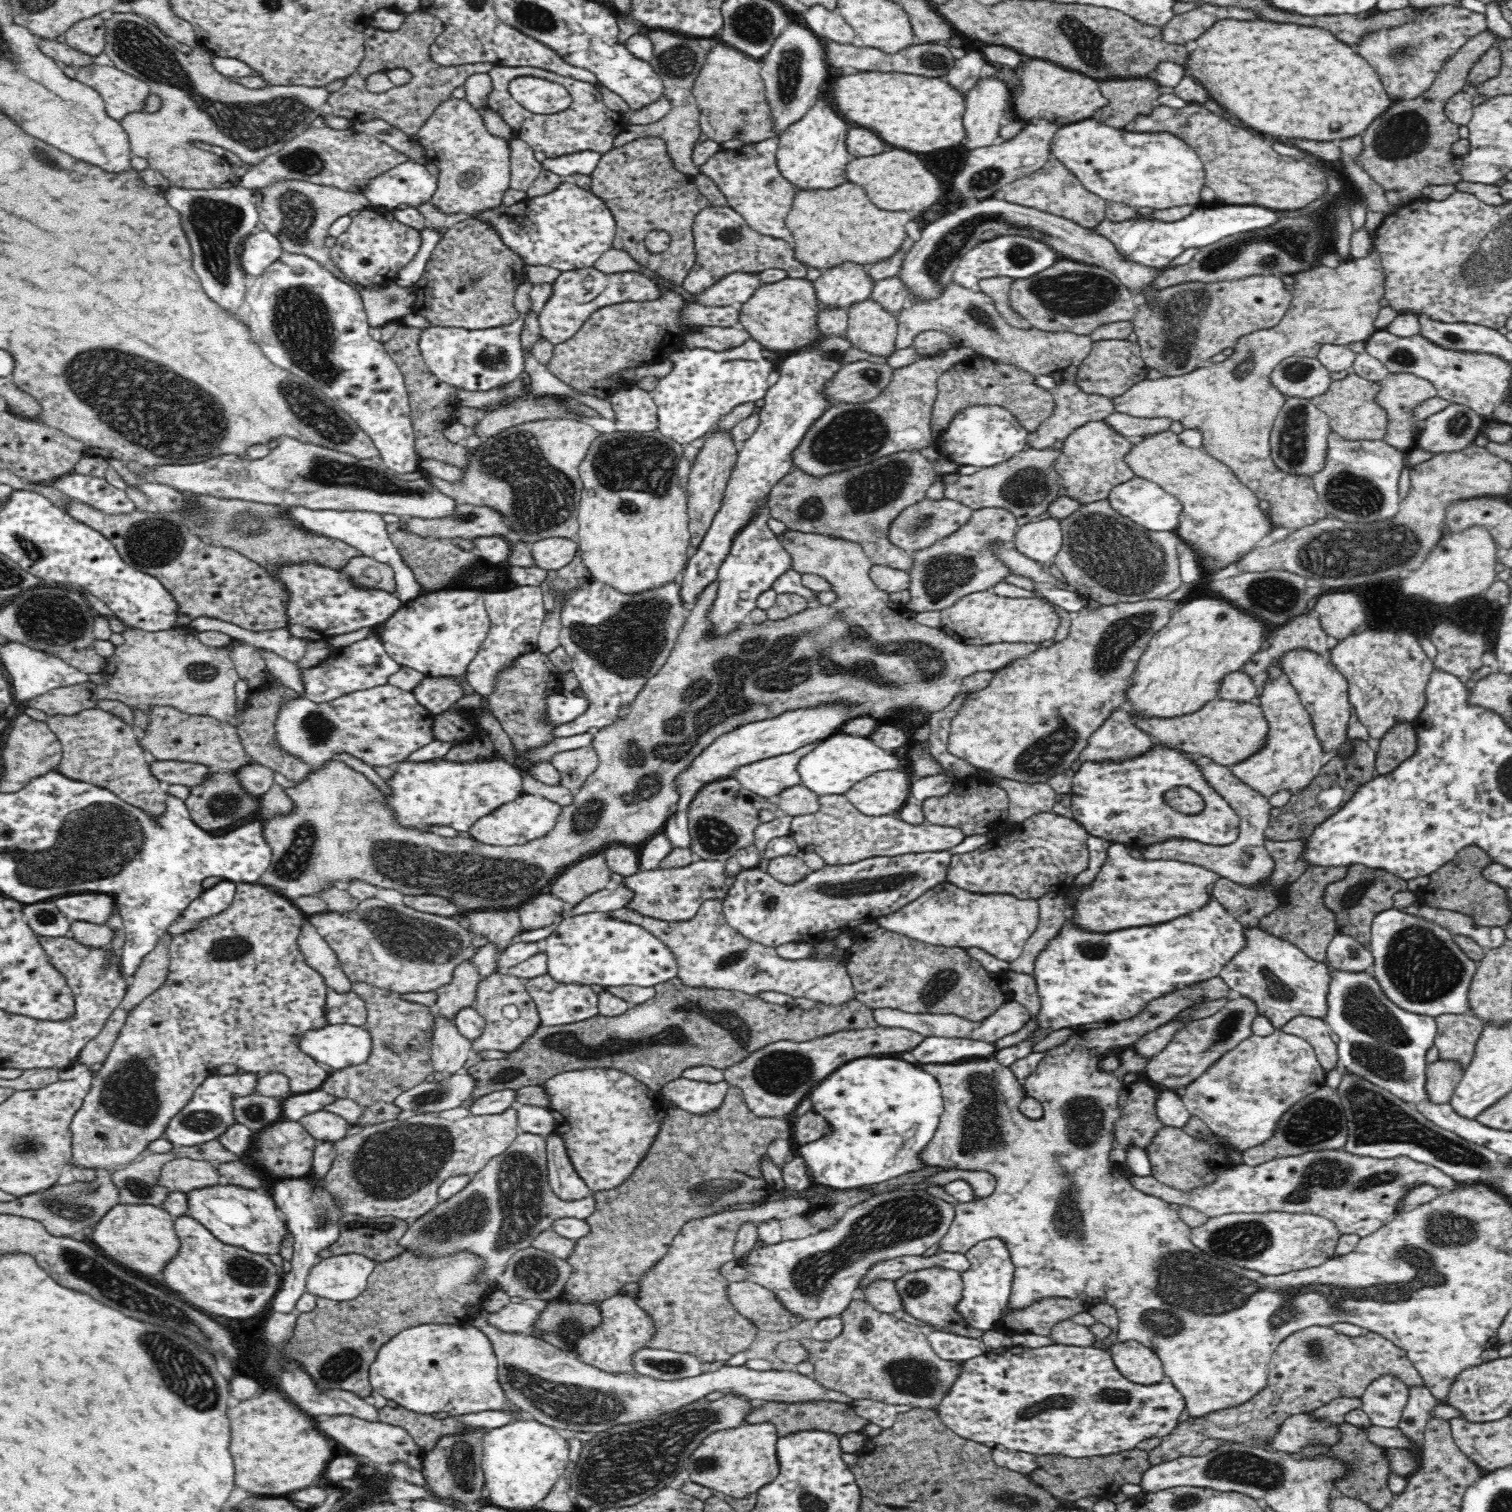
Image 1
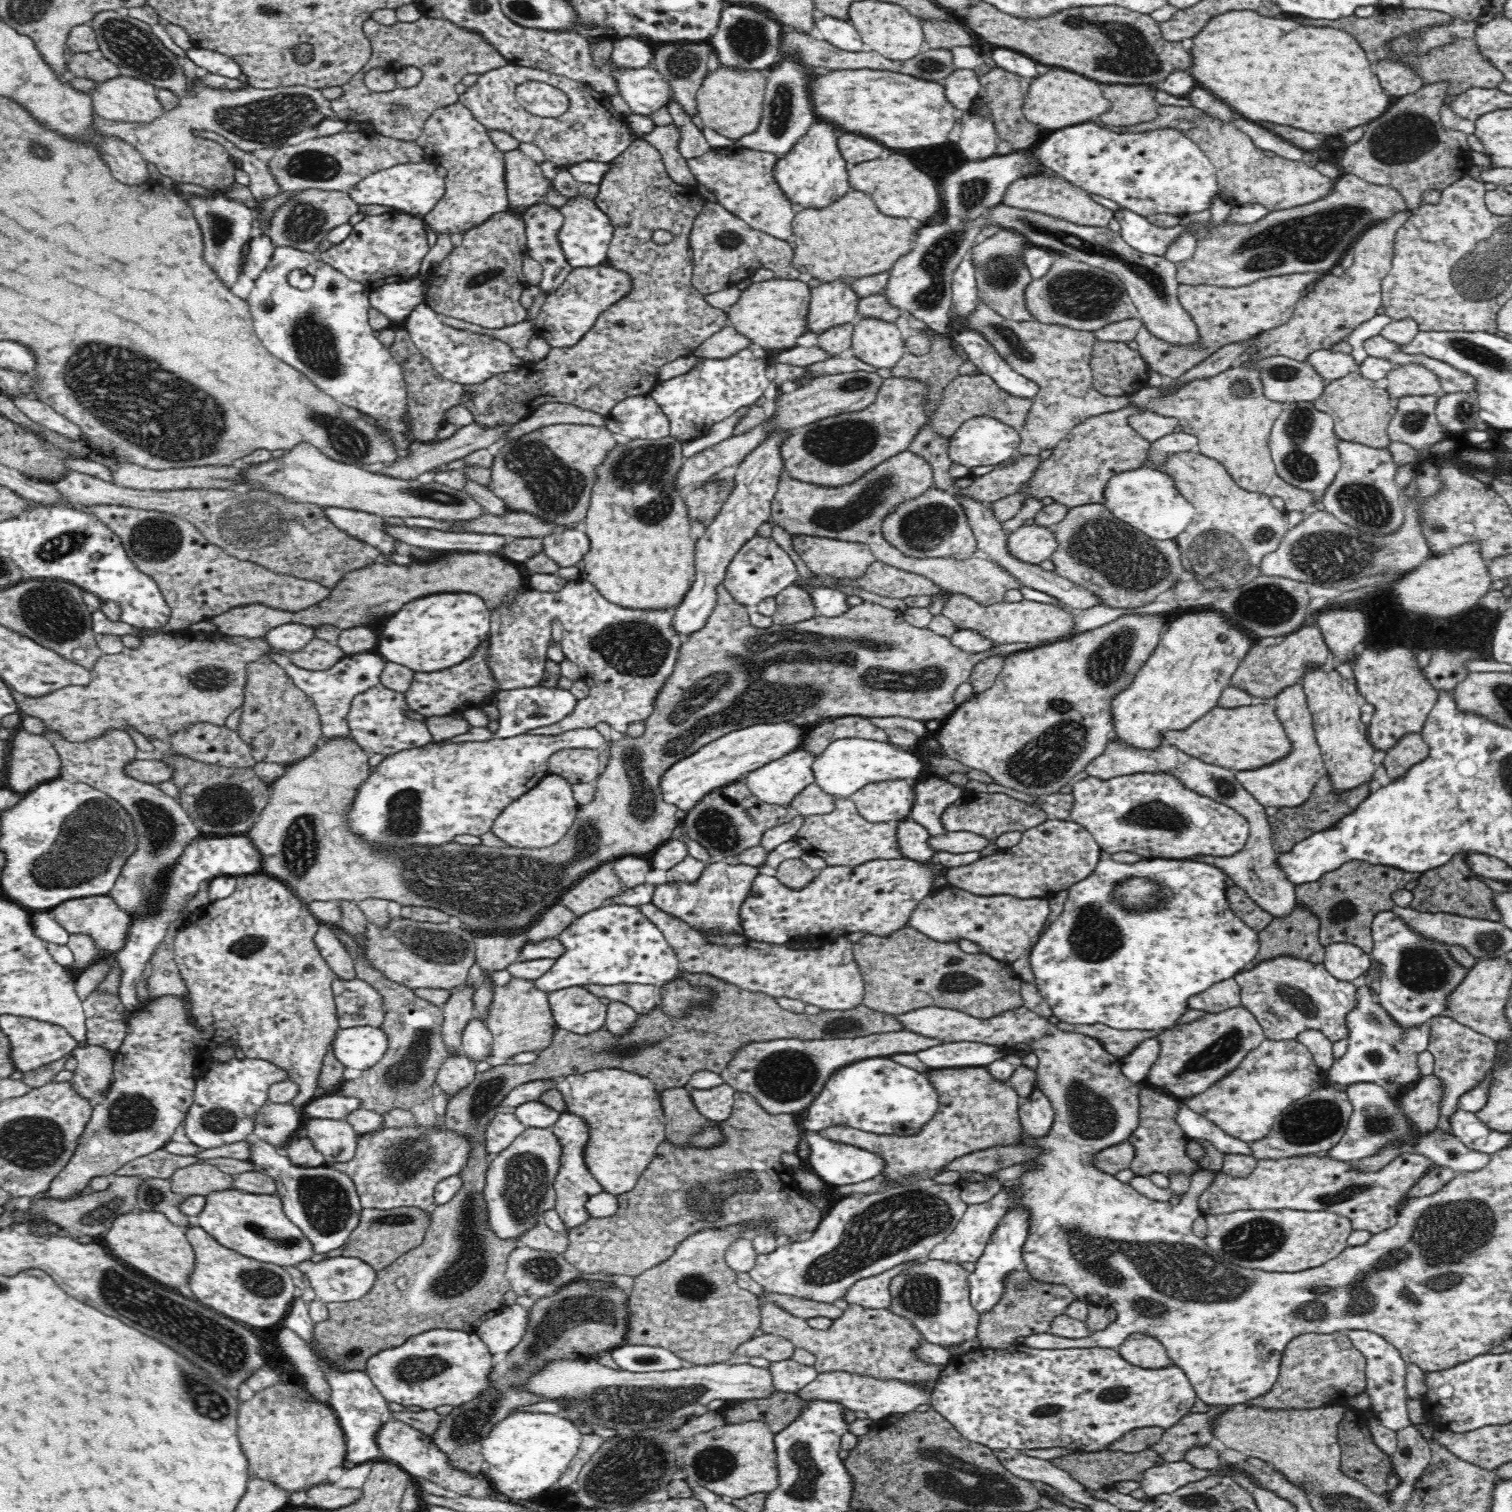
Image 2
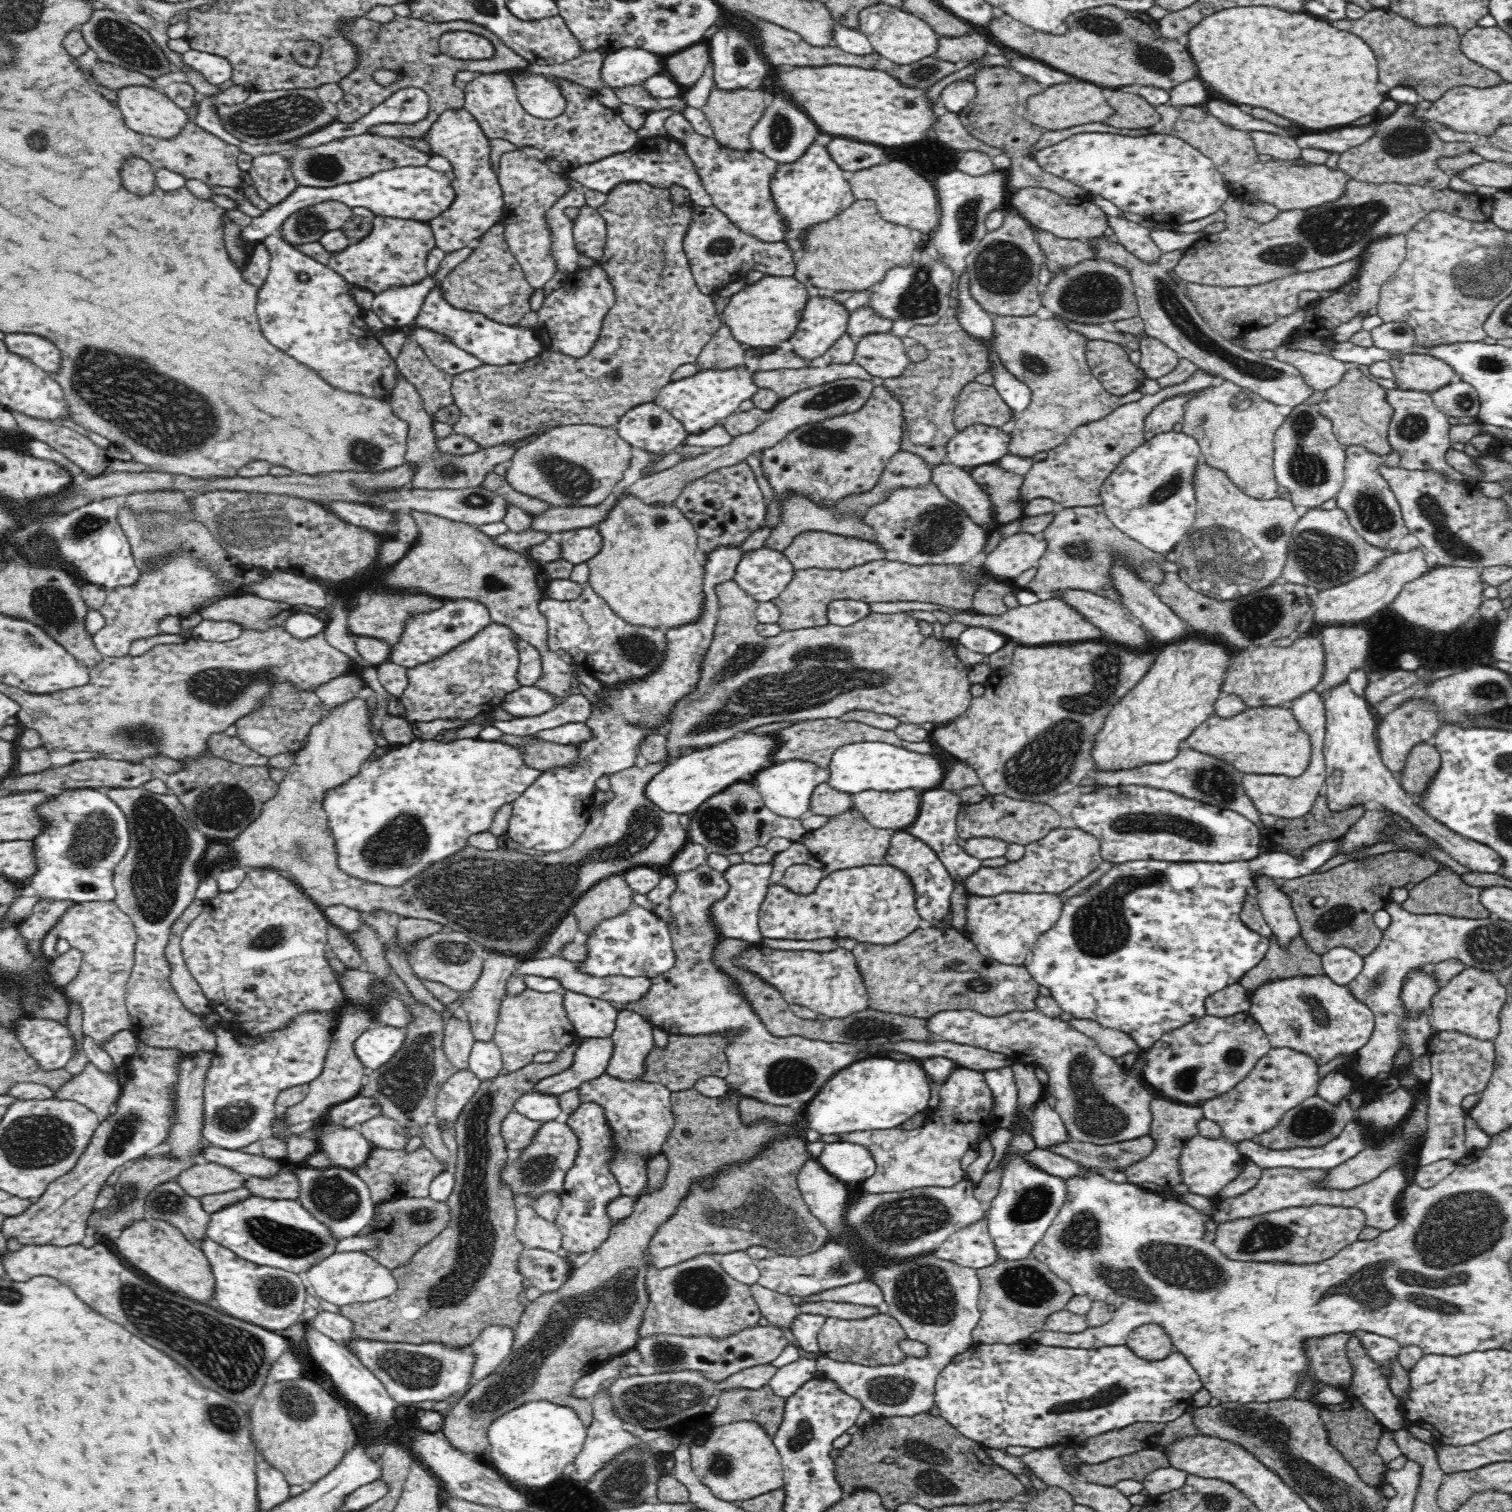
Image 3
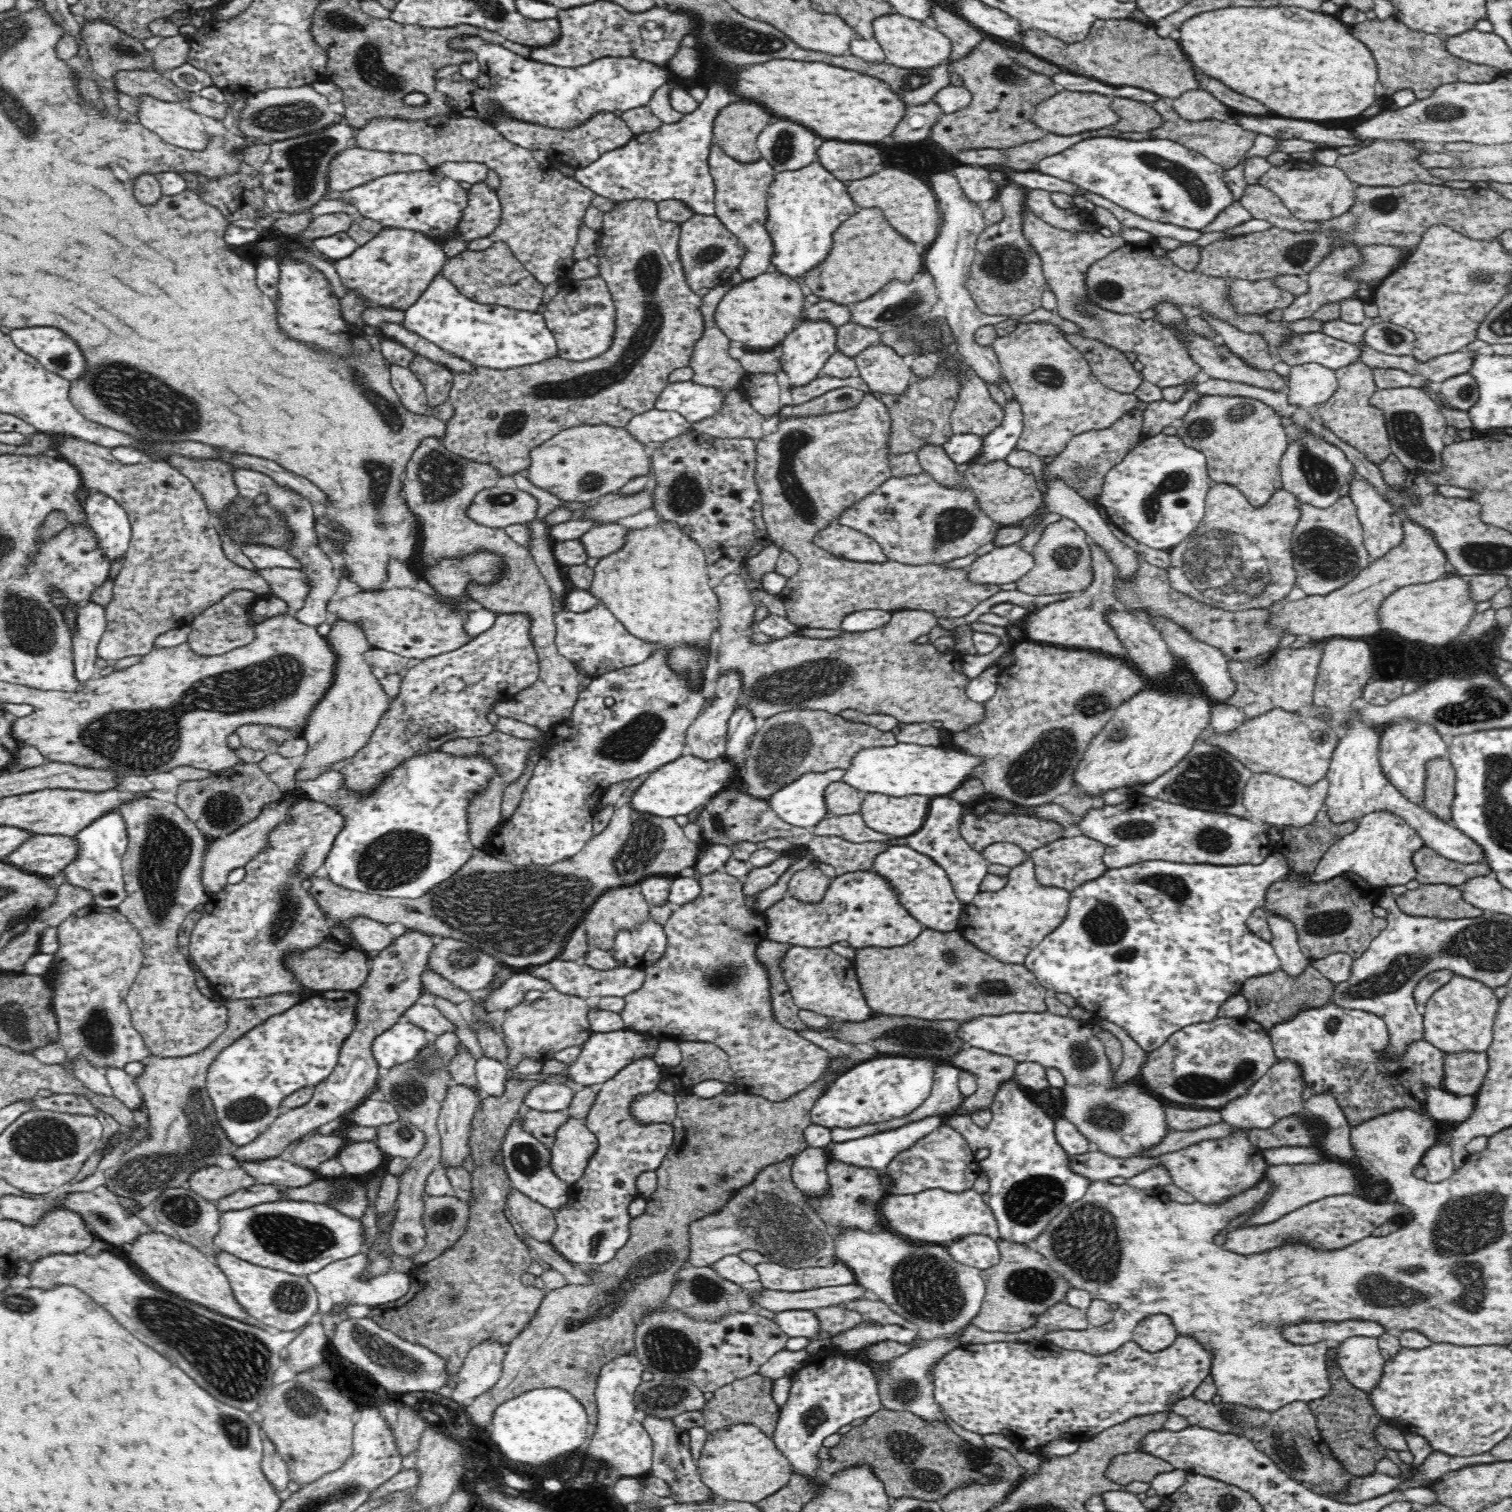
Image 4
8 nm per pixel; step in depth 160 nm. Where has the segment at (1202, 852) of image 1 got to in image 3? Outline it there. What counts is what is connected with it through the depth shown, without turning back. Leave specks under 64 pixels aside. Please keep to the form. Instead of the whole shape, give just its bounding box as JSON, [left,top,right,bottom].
[1096,745,1300,949]

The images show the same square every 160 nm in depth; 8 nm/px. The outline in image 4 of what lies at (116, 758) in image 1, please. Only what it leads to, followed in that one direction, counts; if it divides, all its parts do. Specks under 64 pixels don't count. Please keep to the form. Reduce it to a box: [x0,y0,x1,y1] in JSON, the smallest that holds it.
[117,797,226,1058]

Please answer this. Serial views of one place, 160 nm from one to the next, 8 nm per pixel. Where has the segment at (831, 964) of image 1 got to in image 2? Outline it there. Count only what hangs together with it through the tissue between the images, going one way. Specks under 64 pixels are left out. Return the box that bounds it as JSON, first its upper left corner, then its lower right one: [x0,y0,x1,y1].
[640,903,865,1011]

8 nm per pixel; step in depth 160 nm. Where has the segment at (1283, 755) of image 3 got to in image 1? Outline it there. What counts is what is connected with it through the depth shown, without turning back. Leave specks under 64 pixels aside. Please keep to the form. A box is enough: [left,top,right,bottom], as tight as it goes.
[1133,698,1269,767]

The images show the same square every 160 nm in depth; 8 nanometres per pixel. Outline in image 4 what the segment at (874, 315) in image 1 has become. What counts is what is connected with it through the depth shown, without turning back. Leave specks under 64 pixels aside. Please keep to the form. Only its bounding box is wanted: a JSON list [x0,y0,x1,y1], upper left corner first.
[854,346,917,396]

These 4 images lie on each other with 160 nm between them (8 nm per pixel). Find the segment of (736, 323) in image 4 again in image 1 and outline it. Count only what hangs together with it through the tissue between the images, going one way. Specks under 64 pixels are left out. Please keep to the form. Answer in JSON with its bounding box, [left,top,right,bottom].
[739,278,821,355]

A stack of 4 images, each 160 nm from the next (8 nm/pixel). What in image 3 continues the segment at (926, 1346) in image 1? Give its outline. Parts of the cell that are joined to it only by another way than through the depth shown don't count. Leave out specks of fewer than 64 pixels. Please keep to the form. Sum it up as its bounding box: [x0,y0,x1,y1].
[750,1284,910,1366]

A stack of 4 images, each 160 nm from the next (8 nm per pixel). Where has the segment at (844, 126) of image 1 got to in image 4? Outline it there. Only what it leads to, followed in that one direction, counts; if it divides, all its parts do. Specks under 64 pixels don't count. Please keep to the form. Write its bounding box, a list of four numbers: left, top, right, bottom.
[765,160,856,280]

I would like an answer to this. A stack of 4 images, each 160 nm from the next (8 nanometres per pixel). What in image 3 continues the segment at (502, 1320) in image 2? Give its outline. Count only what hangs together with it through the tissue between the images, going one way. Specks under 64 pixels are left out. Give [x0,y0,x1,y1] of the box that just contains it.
[468,1326,515,1382]

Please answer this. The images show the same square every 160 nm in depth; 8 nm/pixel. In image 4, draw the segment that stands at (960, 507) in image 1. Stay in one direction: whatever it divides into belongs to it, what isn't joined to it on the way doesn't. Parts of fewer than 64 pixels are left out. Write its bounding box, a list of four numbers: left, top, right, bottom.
[836,471,1002,566]

